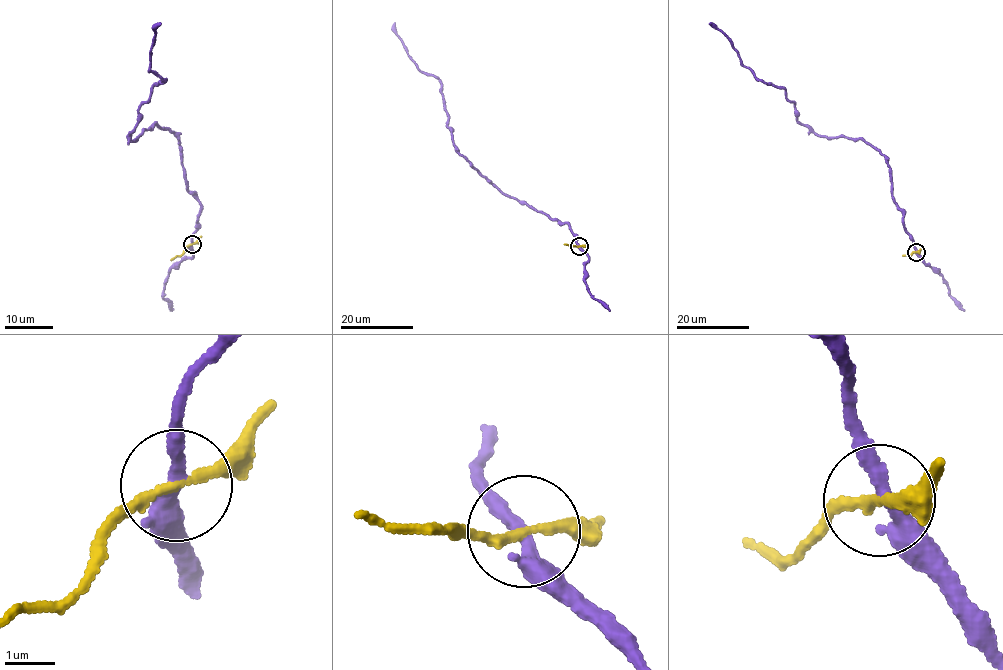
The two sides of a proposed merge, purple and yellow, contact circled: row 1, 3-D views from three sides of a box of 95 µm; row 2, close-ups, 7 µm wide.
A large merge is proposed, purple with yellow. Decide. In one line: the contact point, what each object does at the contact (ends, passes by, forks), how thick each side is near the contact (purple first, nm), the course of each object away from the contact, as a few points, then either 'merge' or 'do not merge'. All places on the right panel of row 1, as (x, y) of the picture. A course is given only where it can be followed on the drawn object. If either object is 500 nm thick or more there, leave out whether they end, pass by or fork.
at (916, 252); purple passes by; yellow passes by; 280 nm thick on the purple side, 190 nm on the other; purple runs (916, 252), (894, 201), (886, 158), (861, 139), (819, 136), (798, 121), (784, 89), (755, 77), (709, 23); yellow runs (916, 252), (902, 255); do not merge

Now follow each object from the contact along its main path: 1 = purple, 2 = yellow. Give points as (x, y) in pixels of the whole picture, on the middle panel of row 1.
1: (579, 246), (567, 223), (506, 196), (458, 151), (446, 125), (440, 80), (417, 68), (396, 33), (395, 22)
2: (579, 246), (564, 244)

